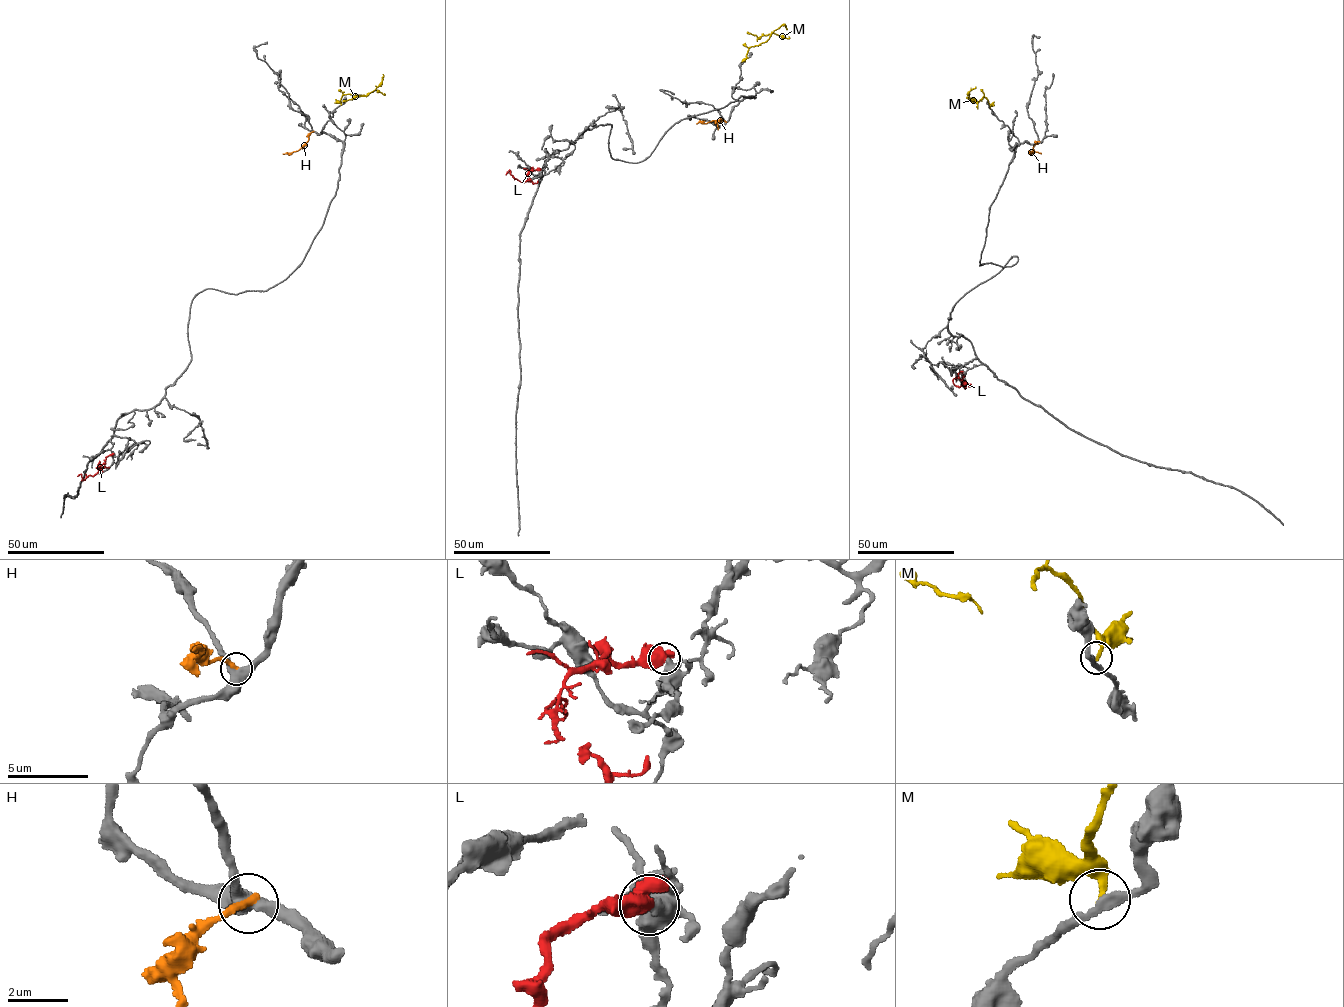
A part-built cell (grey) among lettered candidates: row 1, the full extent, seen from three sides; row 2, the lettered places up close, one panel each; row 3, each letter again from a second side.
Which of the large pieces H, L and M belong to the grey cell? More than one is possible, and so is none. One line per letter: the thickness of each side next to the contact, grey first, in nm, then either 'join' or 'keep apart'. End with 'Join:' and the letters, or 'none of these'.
H: 440 nm thick on the grey side, 280 nm on the other; keep apart
L: 480 nm thick on the grey side, 800 nm on the other; keep apart
M: 280 nm thick on the grey side, 260 nm on the other; keep apart
Join: none of these

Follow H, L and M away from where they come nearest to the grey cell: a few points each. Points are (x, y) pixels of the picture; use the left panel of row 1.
H: (313, 131), (299, 149), (283, 153)
L: (112, 455), (106, 456), (98, 468), (101, 470), (92, 476), (82, 480), (80, 474), (77, 476)
M: (341, 104), (344, 94), (365, 95), (370, 92), (382, 80), (383, 74)

